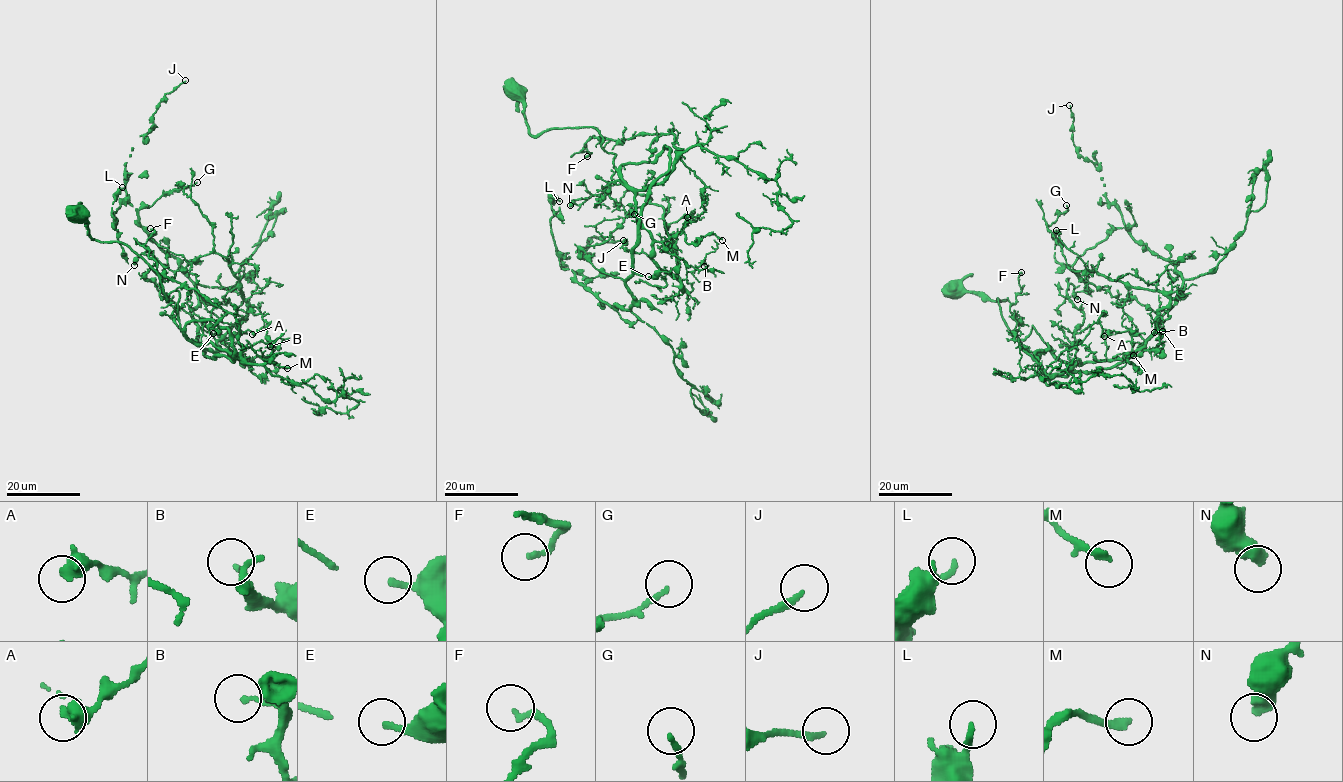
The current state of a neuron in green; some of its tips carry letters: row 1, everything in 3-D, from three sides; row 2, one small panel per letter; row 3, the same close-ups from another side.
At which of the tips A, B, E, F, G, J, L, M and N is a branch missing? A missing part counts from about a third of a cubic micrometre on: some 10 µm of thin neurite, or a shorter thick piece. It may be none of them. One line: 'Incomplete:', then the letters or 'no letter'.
Incomplete: no letter

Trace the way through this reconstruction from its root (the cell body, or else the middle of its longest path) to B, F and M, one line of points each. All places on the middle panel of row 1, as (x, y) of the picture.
B: (517, 91), (532, 135), (597, 130), (634, 194), (639, 223), (689, 266), (704, 266)
F: (517, 91), (532, 135), (591, 126), (637, 189), (660, 184), (677, 147), (672, 133), (594, 136), (587, 156)
M: (517, 91), (532, 135), (597, 130), (655, 240), (681, 231), (689, 244), (722, 240)

